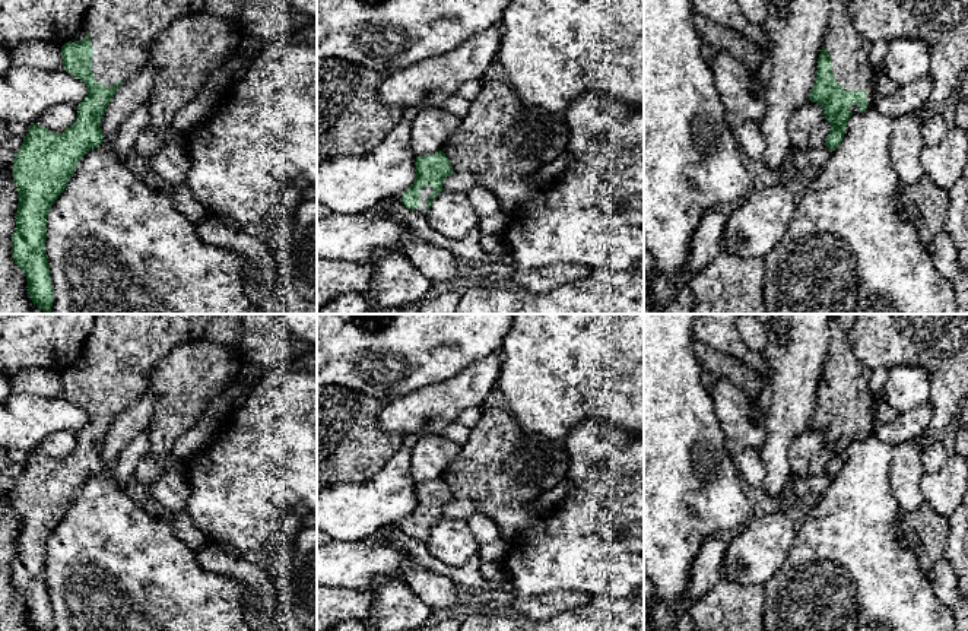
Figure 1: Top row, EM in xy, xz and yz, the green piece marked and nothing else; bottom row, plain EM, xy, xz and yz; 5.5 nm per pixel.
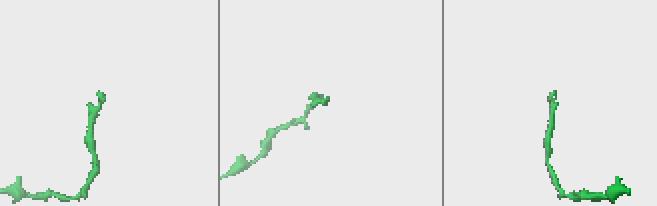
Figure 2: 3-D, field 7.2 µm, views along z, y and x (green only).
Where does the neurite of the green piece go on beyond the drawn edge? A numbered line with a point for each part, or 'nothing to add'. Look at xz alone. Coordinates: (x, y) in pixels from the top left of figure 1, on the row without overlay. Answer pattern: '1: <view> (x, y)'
1: xz (425, 520)

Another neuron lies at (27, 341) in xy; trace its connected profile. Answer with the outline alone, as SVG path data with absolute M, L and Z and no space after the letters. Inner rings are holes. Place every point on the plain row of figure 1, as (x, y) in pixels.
M0 314L0 374L10 377L31 368L63 374L85 353L93 314Z

